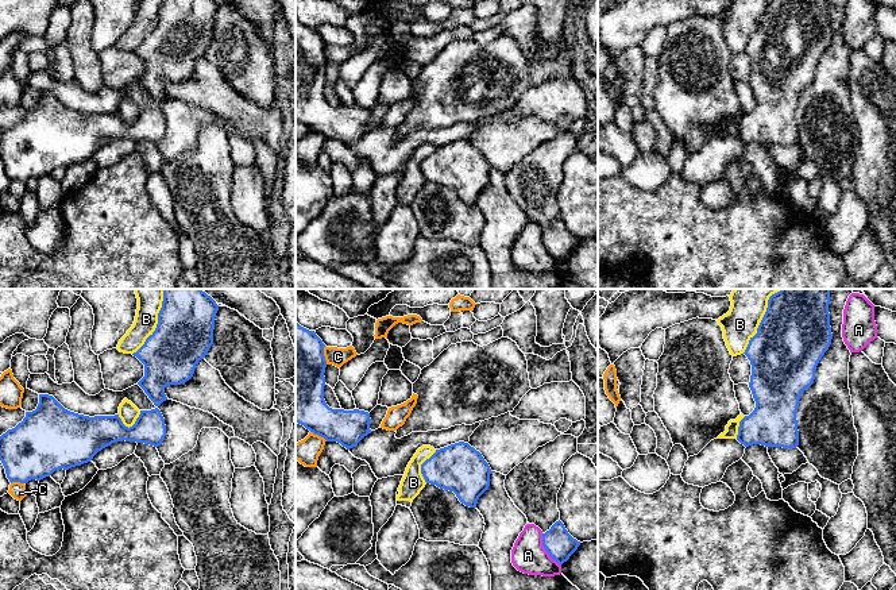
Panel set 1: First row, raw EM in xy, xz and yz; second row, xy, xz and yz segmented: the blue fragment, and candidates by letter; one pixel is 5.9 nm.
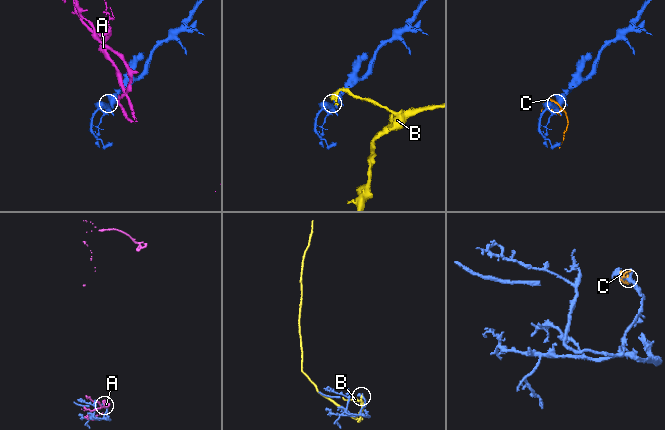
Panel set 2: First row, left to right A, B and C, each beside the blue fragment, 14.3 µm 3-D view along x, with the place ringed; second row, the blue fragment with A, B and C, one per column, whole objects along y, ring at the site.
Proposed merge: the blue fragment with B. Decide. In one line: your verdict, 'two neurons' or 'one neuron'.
two neurons

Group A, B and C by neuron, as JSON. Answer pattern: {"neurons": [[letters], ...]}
{"neurons": [["A"], ["B"], ["C"]]}

